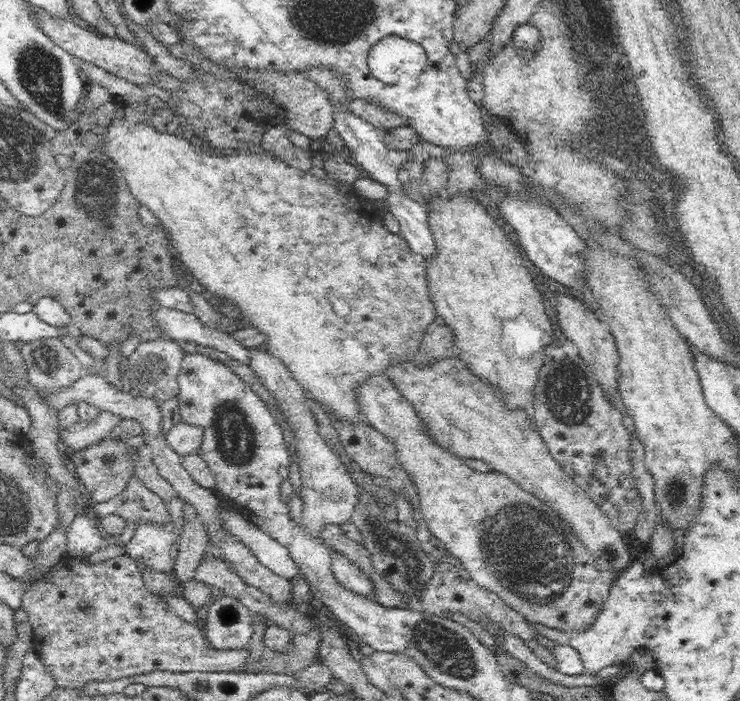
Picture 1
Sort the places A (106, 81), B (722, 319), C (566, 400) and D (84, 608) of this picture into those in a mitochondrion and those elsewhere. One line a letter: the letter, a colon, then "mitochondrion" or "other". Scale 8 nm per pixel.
A: other
B: other
C: mitochondrion
D: other

